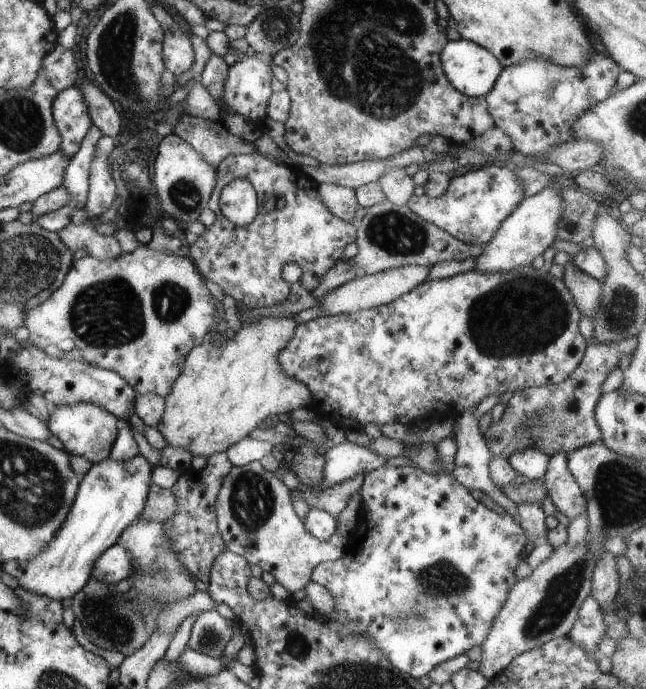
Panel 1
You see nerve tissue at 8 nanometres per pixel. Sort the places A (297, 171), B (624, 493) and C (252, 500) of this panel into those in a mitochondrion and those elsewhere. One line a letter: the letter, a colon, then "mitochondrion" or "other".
A: other
B: mitochondrion
C: mitochondrion

